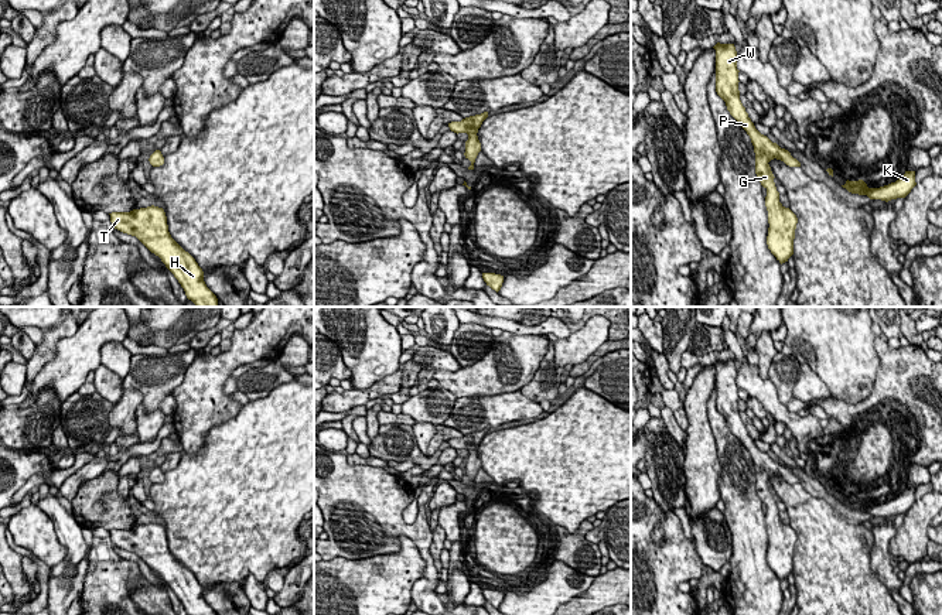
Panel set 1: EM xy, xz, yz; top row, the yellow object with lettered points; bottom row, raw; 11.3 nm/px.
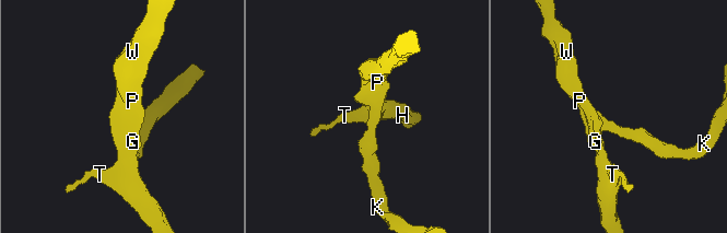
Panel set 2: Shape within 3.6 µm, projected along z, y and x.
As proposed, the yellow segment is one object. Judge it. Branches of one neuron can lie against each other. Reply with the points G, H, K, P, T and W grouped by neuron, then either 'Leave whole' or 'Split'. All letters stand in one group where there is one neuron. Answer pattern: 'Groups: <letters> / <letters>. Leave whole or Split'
Groups: G H K P T W. Leave whole

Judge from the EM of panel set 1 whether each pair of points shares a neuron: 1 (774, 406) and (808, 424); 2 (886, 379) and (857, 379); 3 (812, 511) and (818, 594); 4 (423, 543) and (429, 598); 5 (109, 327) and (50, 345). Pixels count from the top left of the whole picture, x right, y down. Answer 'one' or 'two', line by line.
1: one
2: two
3: one
4: one
5: two

